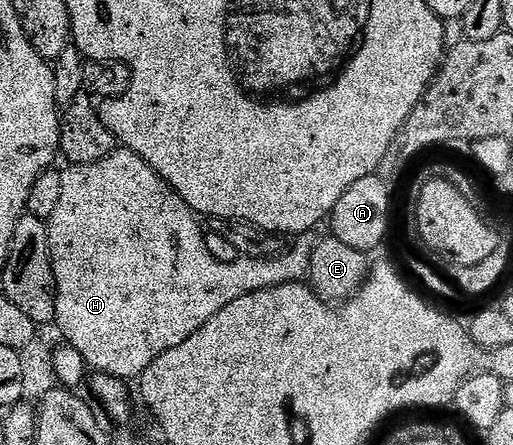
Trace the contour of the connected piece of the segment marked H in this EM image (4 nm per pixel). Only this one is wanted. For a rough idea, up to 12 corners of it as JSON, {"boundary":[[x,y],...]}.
{"boundary":[[121,147],[60,172],[55,327],[125,382],[314,240],[218,262]]}

